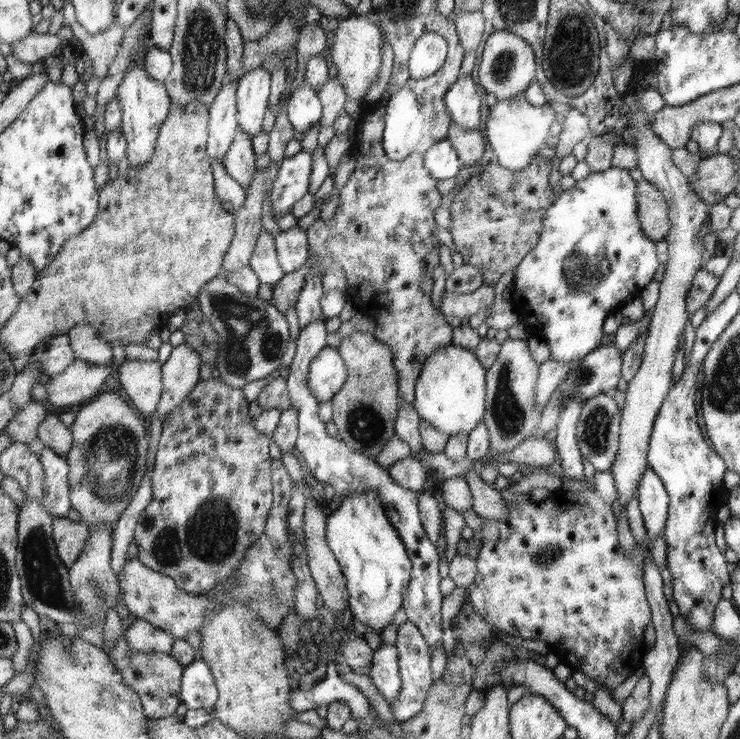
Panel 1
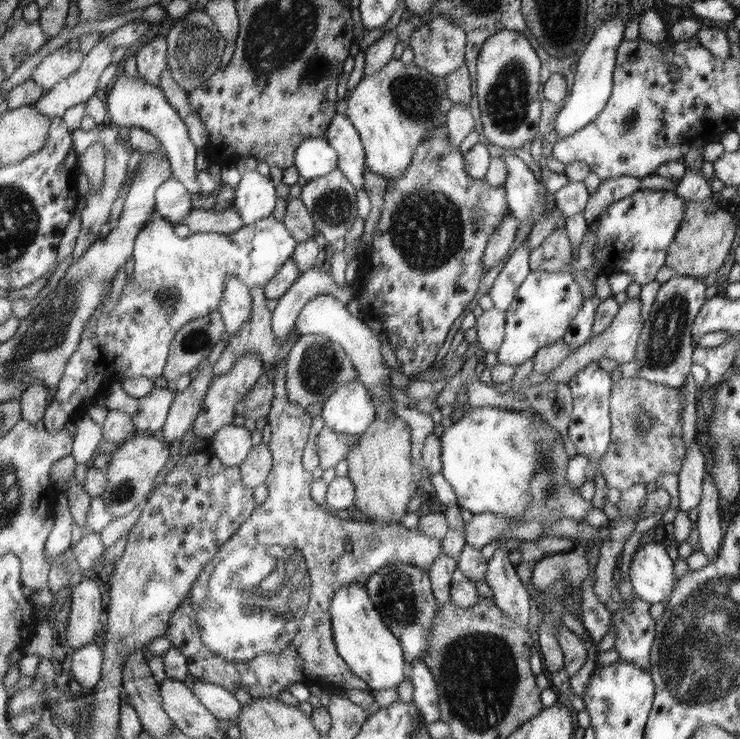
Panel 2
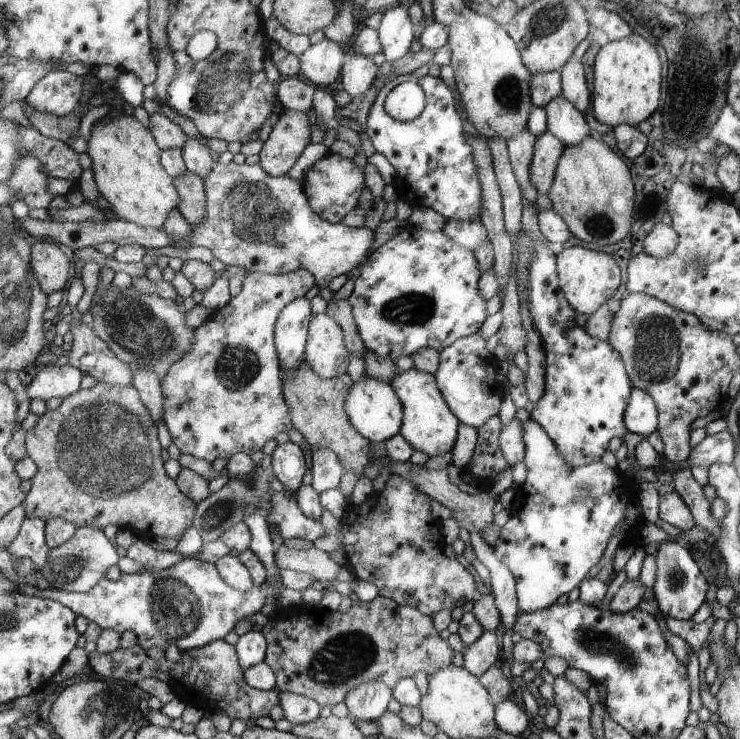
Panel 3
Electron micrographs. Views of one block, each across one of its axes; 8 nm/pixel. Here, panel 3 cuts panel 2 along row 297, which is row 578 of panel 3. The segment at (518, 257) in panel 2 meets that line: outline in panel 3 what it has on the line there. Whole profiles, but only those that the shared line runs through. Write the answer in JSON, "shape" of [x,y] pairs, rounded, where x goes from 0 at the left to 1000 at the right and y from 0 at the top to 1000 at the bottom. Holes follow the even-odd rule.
{"shape":[[[635,714],[638,740],[649,760],[662,773],[665,805],[682,851],[692,850],[704,828],[699,817],[697,788],[686,766],[669,752],[668,744],[653,731],[645,716]]]}

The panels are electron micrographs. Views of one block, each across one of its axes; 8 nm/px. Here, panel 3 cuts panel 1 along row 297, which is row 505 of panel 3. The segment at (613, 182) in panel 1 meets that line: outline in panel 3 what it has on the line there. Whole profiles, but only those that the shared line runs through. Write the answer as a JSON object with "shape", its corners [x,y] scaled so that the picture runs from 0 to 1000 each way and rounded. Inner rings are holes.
{"shape":[[[720,567],[707,571],[707,582],[711,601],[707,625],[712,632],[712,647],[686,690],[691,701],[677,714],[677,731],[666,744],[695,779],[701,825],[716,829],[741,824],[757,806],[769,804],[791,785],[797,769],[815,755],[832,714],[846,705],[849,682],[854,674],[859,677],[864,660],[858,659],[862,655],[857,650],[835,644],[834,632],[824,633],[812,624],[786,632],[773,631],[734,578]]]}

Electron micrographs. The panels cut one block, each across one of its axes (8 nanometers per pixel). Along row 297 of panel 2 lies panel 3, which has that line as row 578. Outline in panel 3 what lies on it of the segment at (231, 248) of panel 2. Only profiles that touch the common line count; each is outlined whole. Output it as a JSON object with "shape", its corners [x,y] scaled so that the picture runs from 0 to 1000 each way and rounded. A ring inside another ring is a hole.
{"shape":[[[261,754],[246,759],[235,755],[228,765],[197,769],[186,777],[165,775],[158,786],[135,782],[116,802],[66,796],[54,809],[95,821],[103,835],[111,834],[139,853],[162,858],[177,853],[186,862],[189,876],[200,880],[214,874],[222,881],[232,873],[246,881],[303,865],[320,843],[346,832],[362,815],[359,801],[351,794],[343,792],[339,798],[324,800],[300,782],[289,763]]]}

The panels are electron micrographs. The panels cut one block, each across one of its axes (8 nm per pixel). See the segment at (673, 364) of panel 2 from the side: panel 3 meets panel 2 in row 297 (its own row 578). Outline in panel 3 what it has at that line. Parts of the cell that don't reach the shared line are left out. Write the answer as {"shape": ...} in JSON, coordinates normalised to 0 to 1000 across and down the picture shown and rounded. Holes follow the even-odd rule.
{"shape":[[[897,732],[884,750],[888,762],[888,785],[884,798],[886,817],[892,828],[904,836],[934,839],[943,824],[954,815],[958,793],[946,773],[946,766],[931,744],[918,735]]]}

